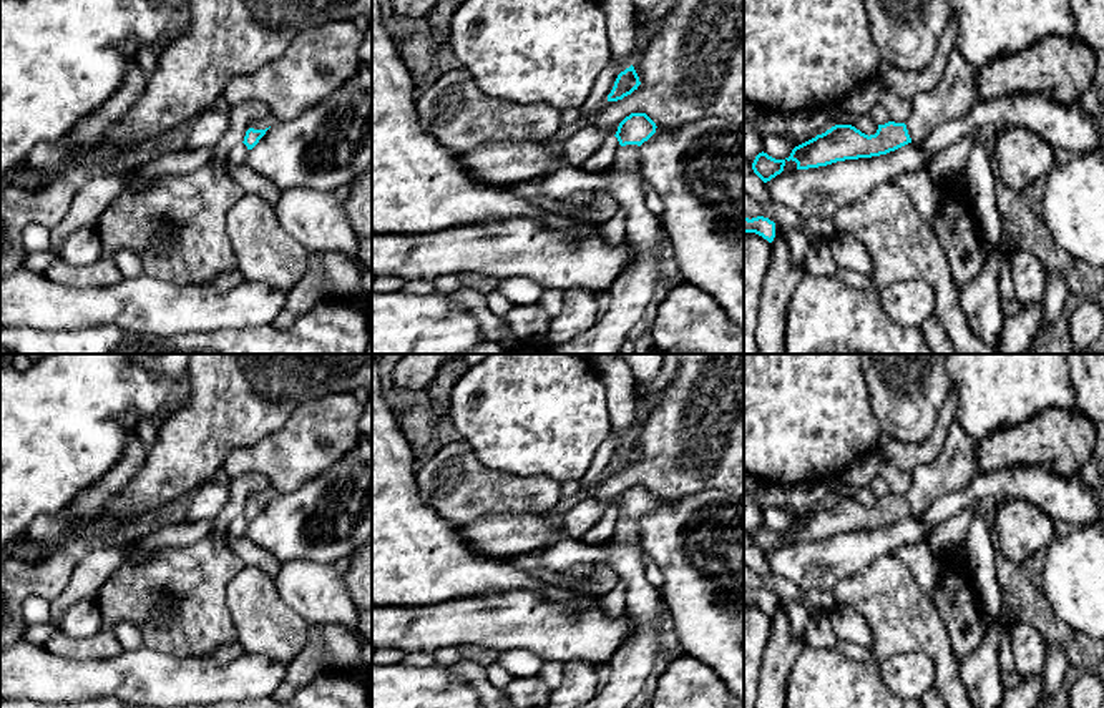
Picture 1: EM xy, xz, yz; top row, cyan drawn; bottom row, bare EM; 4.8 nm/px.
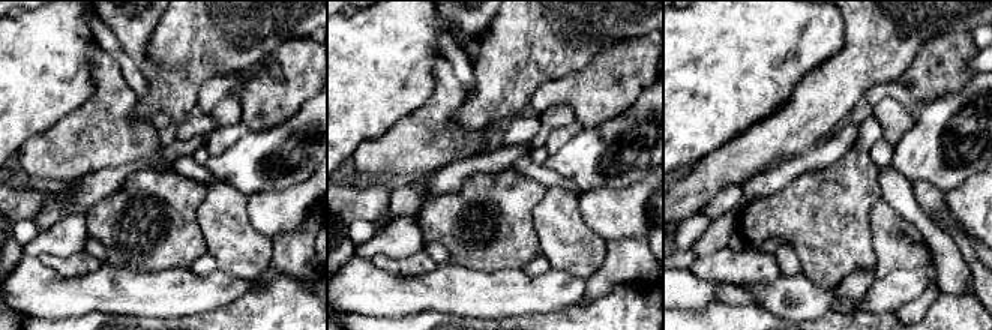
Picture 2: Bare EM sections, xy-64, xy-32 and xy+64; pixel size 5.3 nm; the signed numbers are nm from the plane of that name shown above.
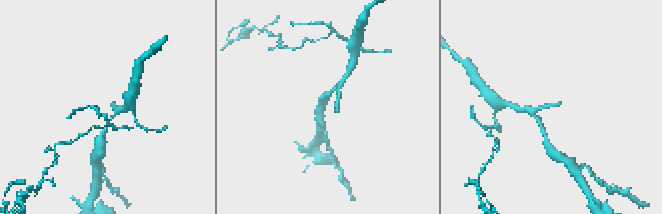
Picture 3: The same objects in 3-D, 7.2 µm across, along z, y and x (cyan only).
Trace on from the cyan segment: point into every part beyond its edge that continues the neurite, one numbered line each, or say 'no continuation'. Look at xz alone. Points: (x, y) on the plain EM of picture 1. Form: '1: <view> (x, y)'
1: xz (628, 530)

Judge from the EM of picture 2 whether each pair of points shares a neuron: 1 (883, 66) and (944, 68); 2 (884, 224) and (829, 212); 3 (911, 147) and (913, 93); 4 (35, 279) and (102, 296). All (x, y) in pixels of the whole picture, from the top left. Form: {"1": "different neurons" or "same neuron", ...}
{"1": "different neurons", "2": "different neurons", "3": "different neurons", "4": "same neuron"}

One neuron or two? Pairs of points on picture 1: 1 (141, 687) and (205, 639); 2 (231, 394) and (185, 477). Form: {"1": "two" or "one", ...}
{"1": "two", "2": "one"}

